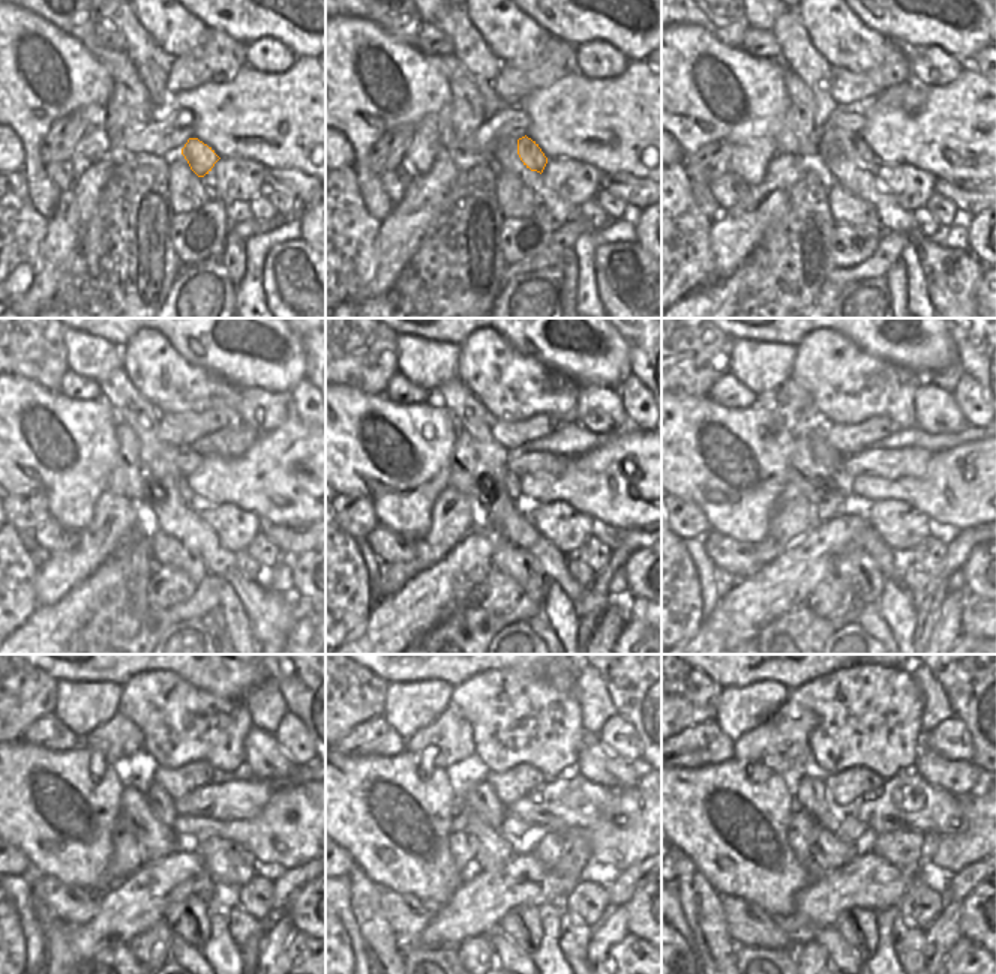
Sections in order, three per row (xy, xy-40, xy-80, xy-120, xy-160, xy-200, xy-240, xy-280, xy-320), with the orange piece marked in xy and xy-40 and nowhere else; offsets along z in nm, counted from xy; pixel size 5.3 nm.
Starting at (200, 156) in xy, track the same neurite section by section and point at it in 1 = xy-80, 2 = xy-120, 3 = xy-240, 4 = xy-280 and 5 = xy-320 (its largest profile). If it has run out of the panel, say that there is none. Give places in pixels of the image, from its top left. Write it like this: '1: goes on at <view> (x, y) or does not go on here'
1: goes on at xy-80 (860, 147)
2: goes on at xy-120 (189, 497)
3: goes on at xy-240 (162, 806)
4: goes on at xy-280 (480, 799)
5: goes on at xy-320 (812, 796)

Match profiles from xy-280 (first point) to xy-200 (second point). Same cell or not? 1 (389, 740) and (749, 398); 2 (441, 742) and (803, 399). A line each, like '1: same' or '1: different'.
1: same
2: same

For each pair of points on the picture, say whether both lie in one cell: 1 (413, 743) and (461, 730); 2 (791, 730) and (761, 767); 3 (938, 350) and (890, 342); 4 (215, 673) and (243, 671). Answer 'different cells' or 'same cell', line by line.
1: same cell
2: same cell
3: same cell
4: same cell

